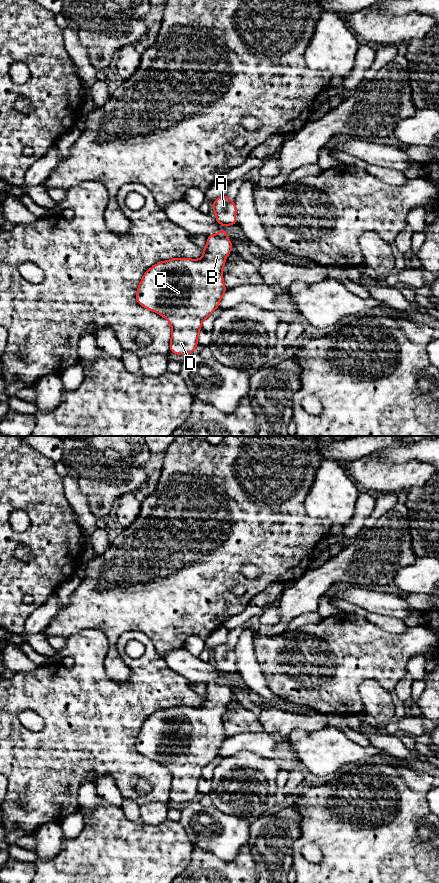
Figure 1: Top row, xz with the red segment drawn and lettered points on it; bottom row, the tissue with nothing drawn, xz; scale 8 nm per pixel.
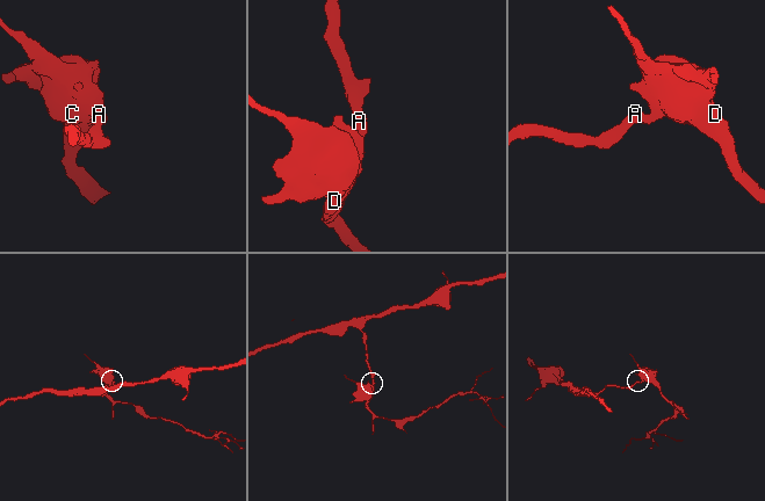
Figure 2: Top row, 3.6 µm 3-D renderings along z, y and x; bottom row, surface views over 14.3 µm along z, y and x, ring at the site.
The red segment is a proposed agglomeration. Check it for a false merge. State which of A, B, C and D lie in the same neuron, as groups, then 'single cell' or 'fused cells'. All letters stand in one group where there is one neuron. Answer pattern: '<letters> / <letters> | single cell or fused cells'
A B C D | single cell

